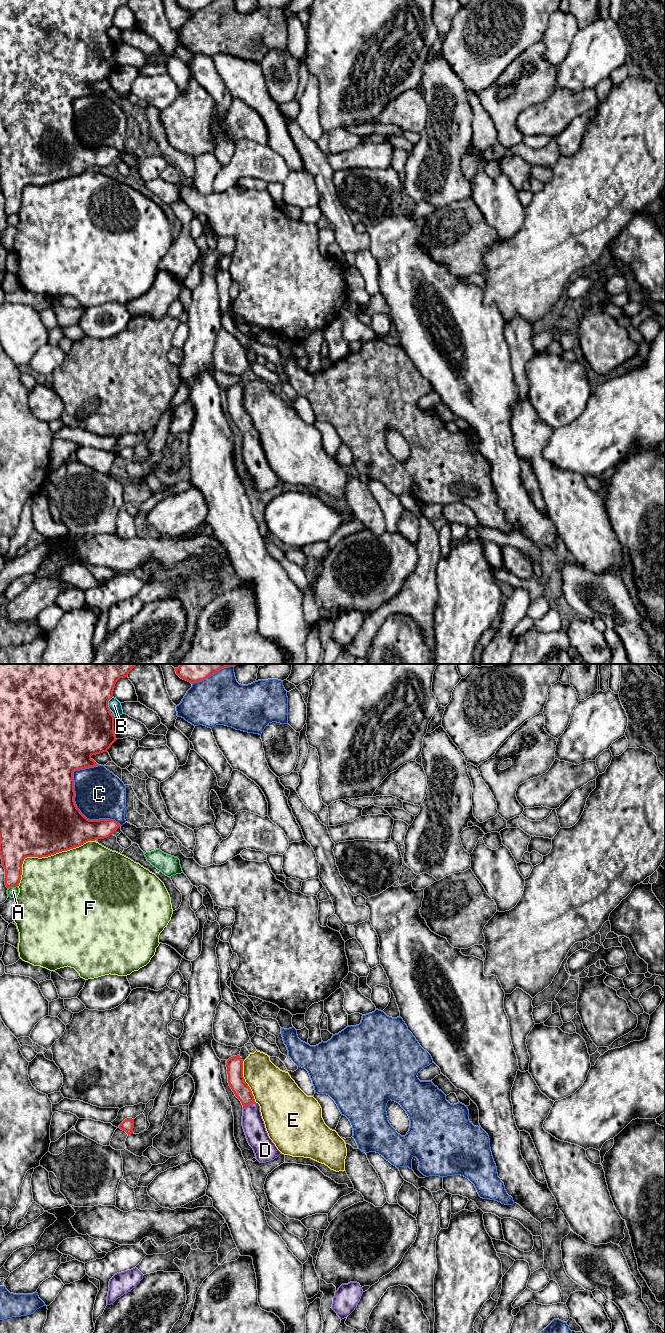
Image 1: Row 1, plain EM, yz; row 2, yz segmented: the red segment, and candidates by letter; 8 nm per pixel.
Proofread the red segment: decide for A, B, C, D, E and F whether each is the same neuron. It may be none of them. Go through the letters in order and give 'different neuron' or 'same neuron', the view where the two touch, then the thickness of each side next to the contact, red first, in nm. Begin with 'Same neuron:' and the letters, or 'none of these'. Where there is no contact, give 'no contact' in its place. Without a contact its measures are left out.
Same neuron: D
A: different neuron; meets red in yz; 190 nm thick on the red side, 90 nm on the other
B: different neuron; meets red in yz; 500 nm thick on the red side, 100 nm on the other
C: different neuron; meets red in yz; 500 nm thick on the red side, 400 nm on the other
D: same neuron; meets red in yz; 140 nm thick on the red side, 170 nm on the other
E: different neuron; meets red in yz; 140 nm thick on the red side, 340 nm on the other
F: different neuron; meets red in yz; 500 nm thick on the red side, 480 nm on the other

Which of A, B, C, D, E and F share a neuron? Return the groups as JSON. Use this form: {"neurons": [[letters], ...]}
{"neurons": [["A"], ["B"], ["C"], ["D"], ["E"], ["F"]]}

